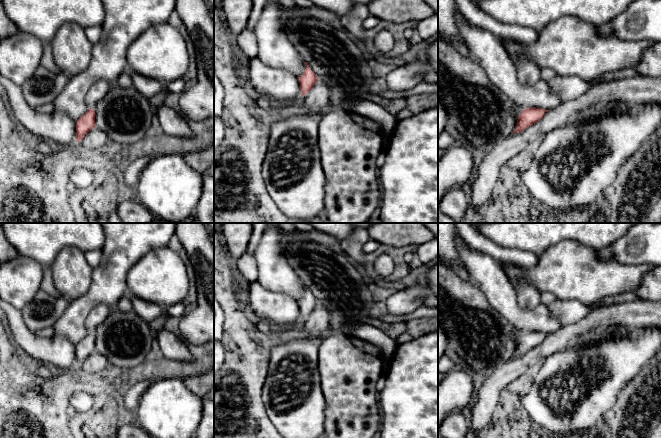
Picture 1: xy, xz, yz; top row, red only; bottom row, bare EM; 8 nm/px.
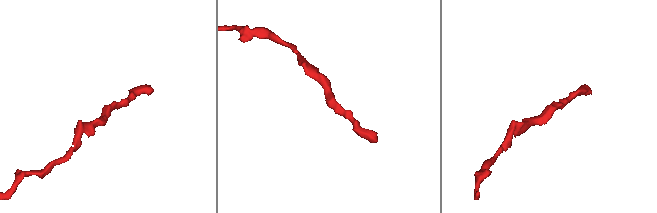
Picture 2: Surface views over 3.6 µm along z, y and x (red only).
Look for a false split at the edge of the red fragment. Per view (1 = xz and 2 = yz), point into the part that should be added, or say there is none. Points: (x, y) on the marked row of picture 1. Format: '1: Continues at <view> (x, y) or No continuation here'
1: No continuation here
2: No continuation here

